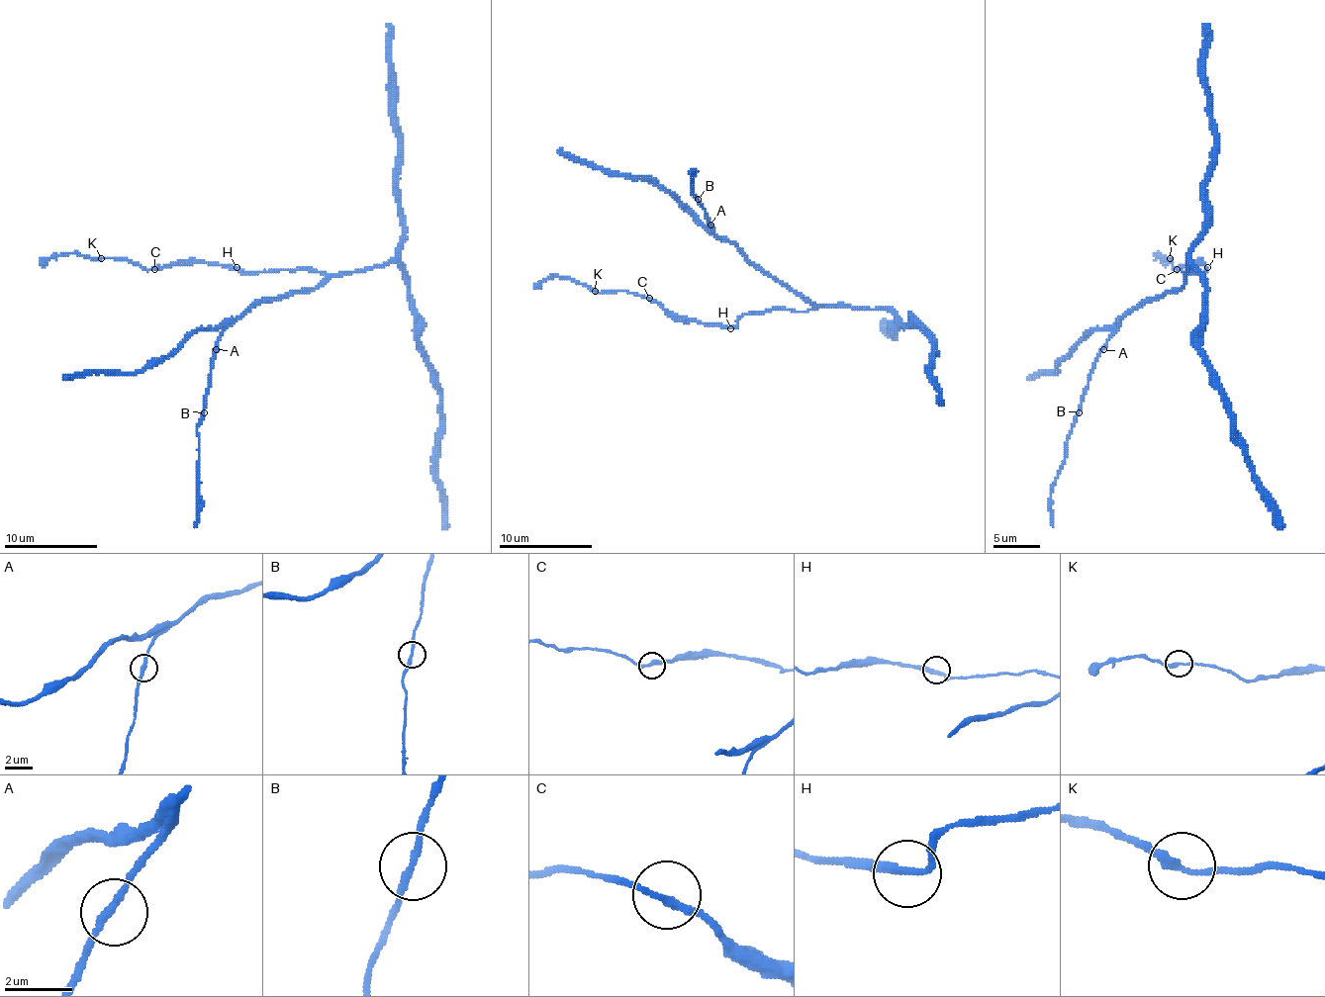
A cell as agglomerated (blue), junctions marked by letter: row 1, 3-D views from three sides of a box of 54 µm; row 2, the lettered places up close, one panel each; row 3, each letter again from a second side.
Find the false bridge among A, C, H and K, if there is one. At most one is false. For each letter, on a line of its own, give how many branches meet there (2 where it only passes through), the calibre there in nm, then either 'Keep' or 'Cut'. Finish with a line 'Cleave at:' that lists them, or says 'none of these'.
A: Branches: 2. Thickness 240 nm. Keep
C: Branches: 2. Thickness 240 nm. Keep
H: Branches: 2. Thickness 260 nm. Keep
K: Branches: 2. Thickness 240 nm. Keep
Cleave at: none of these

